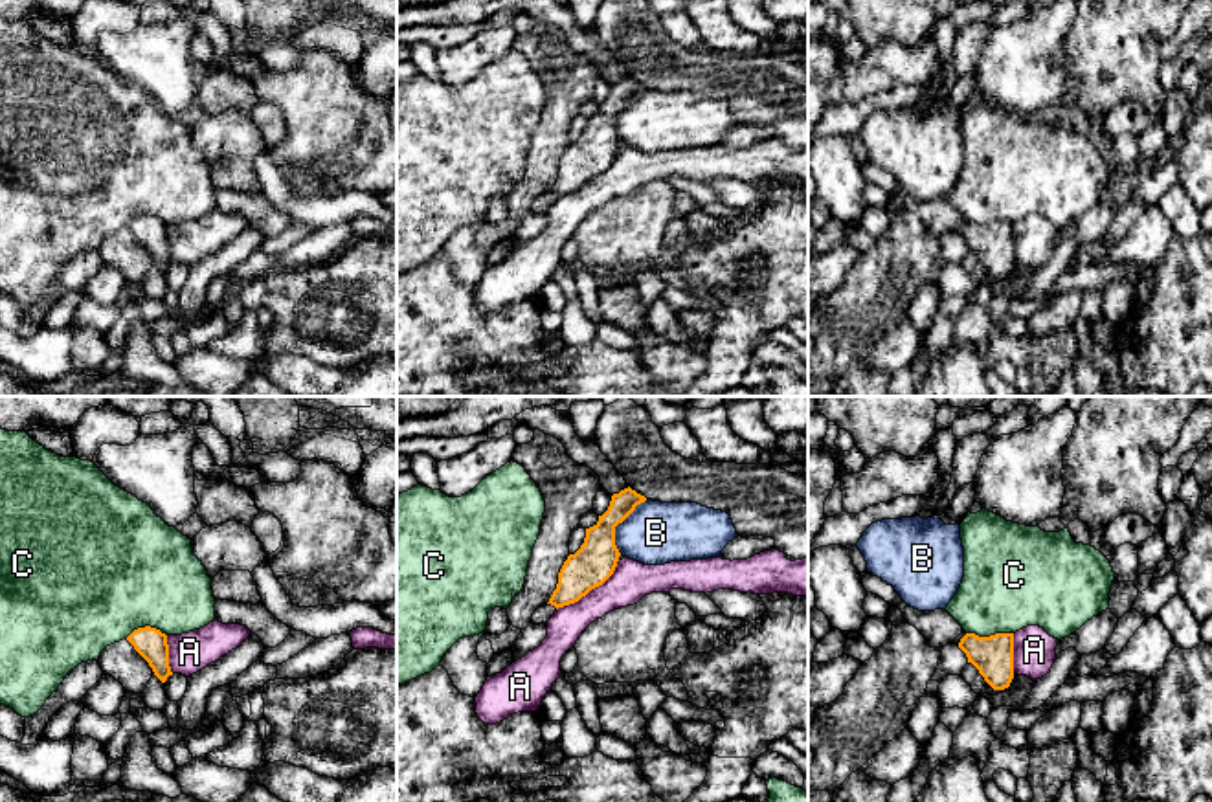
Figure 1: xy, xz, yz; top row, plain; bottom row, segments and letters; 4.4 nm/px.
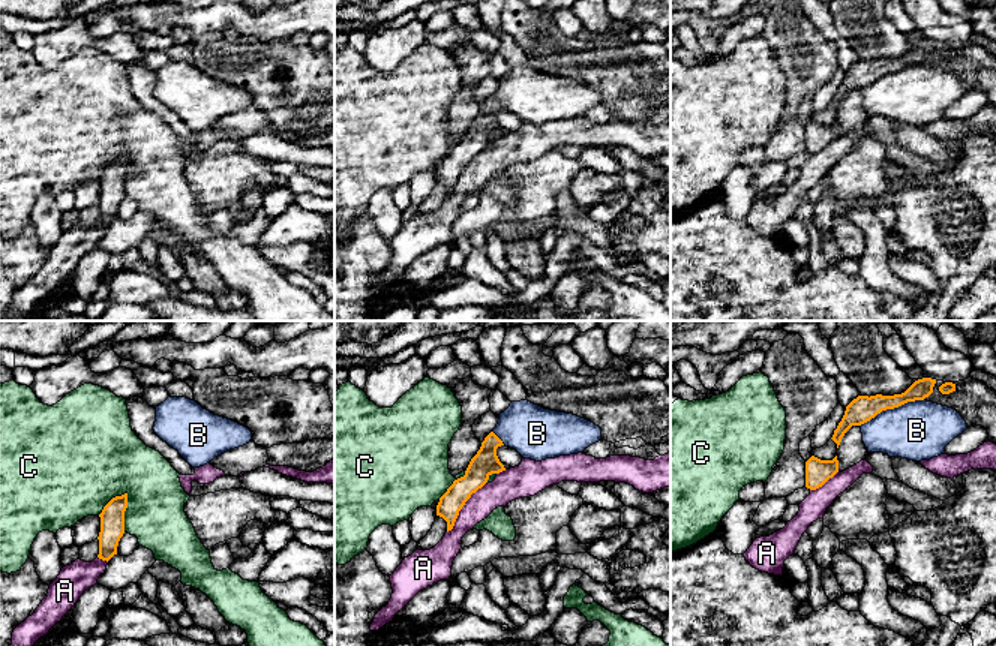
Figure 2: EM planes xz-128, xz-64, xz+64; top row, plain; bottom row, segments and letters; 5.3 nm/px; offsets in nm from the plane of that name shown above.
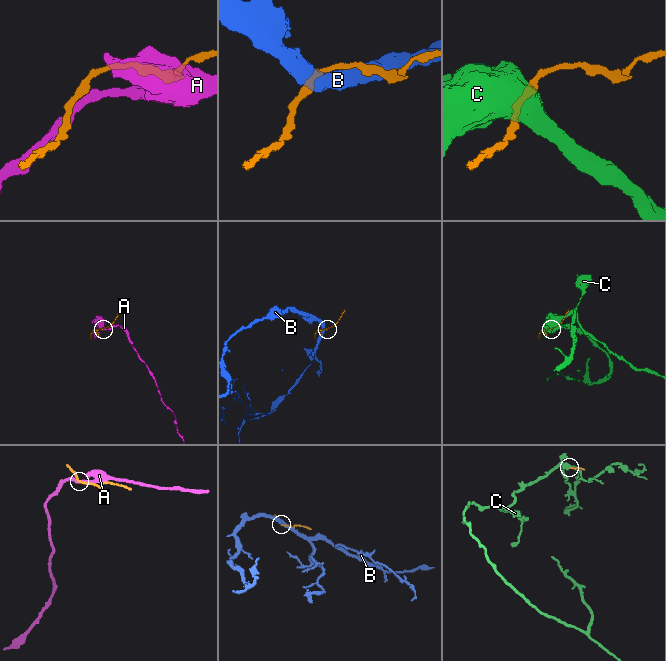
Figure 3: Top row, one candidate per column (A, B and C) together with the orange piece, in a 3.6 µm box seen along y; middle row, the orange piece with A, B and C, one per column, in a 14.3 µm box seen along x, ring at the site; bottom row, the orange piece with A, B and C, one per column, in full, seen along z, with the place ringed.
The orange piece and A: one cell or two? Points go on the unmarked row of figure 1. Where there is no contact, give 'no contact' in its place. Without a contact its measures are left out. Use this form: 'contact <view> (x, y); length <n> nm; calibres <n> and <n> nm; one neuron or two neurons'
contact xz (588, 180); length 340 nm; calibres 180 and 170 nm; two neurons

